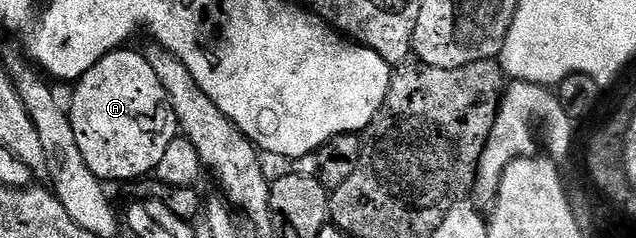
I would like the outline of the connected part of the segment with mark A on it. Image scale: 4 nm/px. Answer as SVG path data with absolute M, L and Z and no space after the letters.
M121 47L115 53L107 53L90 71L80 76L75 82L73 109L71 111L74 139L78 139L78 147L82 151L82 159L86 159L86 167L94 171L94 175L105 183L111 181L132 181L135 177L151 174L158 167L166 147L170 147L173 134L164 133L164 128L173 124L172 108L168 102L166 91L162 91L162 83L158 83L158 75L154 75L154 67L144 58L143 52L131 53L131 48Z

